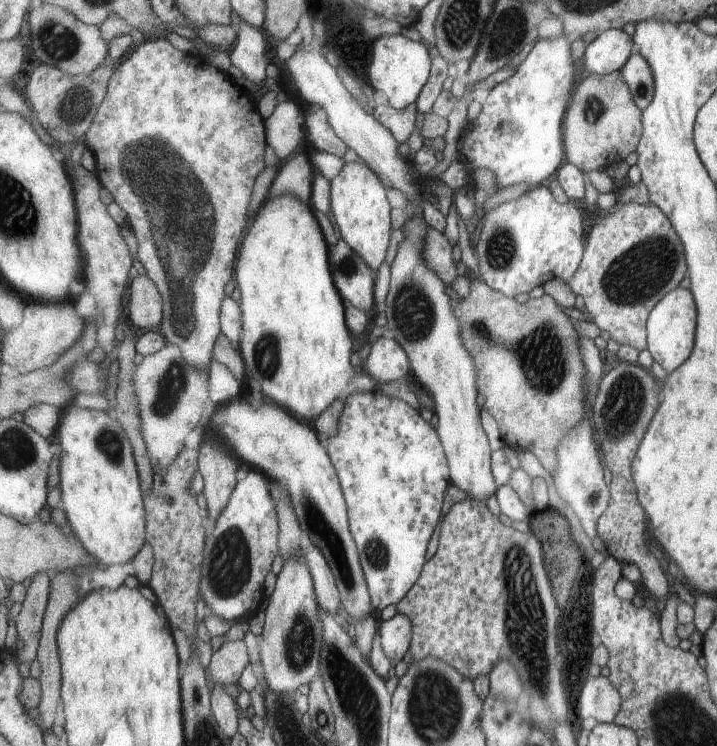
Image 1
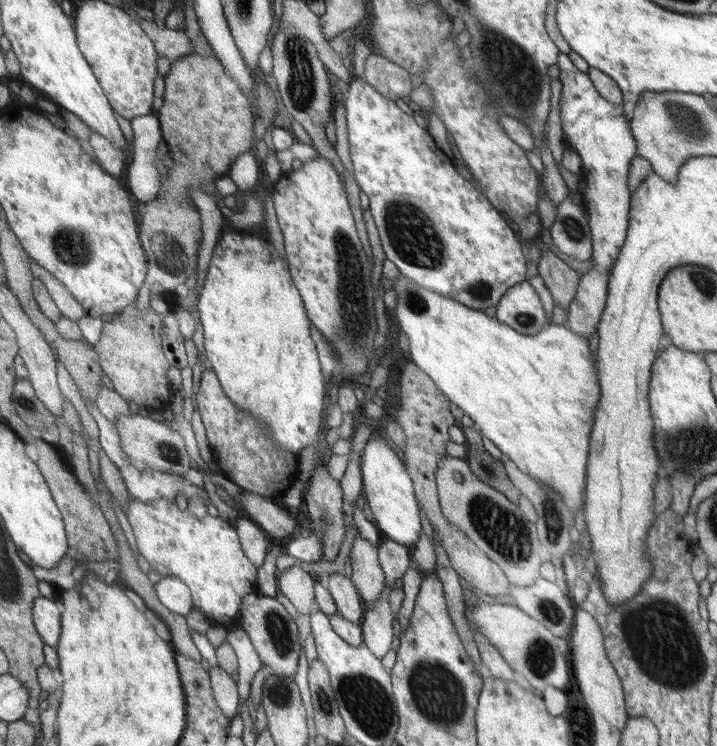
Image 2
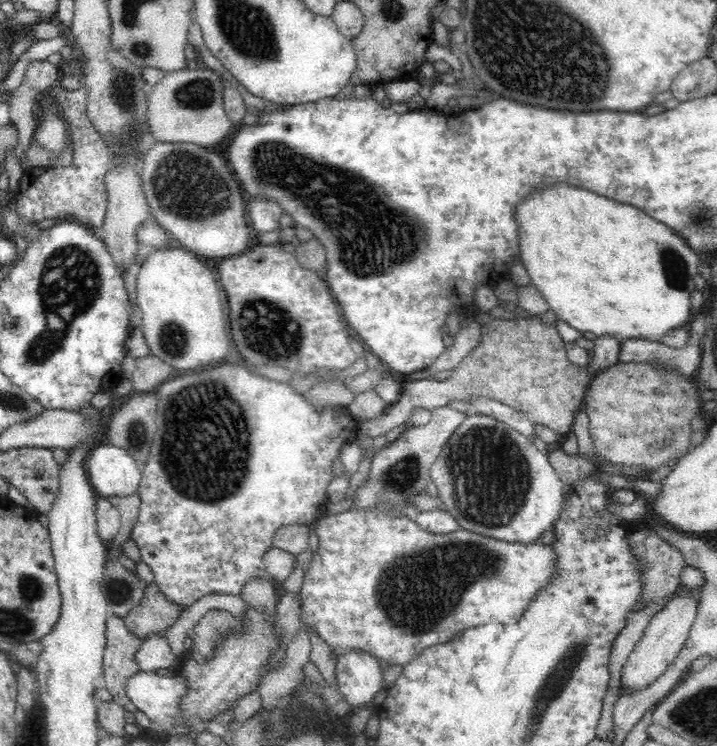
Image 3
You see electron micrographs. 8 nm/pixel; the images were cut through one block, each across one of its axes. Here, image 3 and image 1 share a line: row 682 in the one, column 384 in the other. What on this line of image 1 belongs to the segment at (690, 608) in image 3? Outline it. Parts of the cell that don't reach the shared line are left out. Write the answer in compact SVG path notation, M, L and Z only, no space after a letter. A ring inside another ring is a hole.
M395 613L393 617L381 622L377 633L380 636L382 651L389 660L397 662L408 652L412 638L412 622L407 615Z

